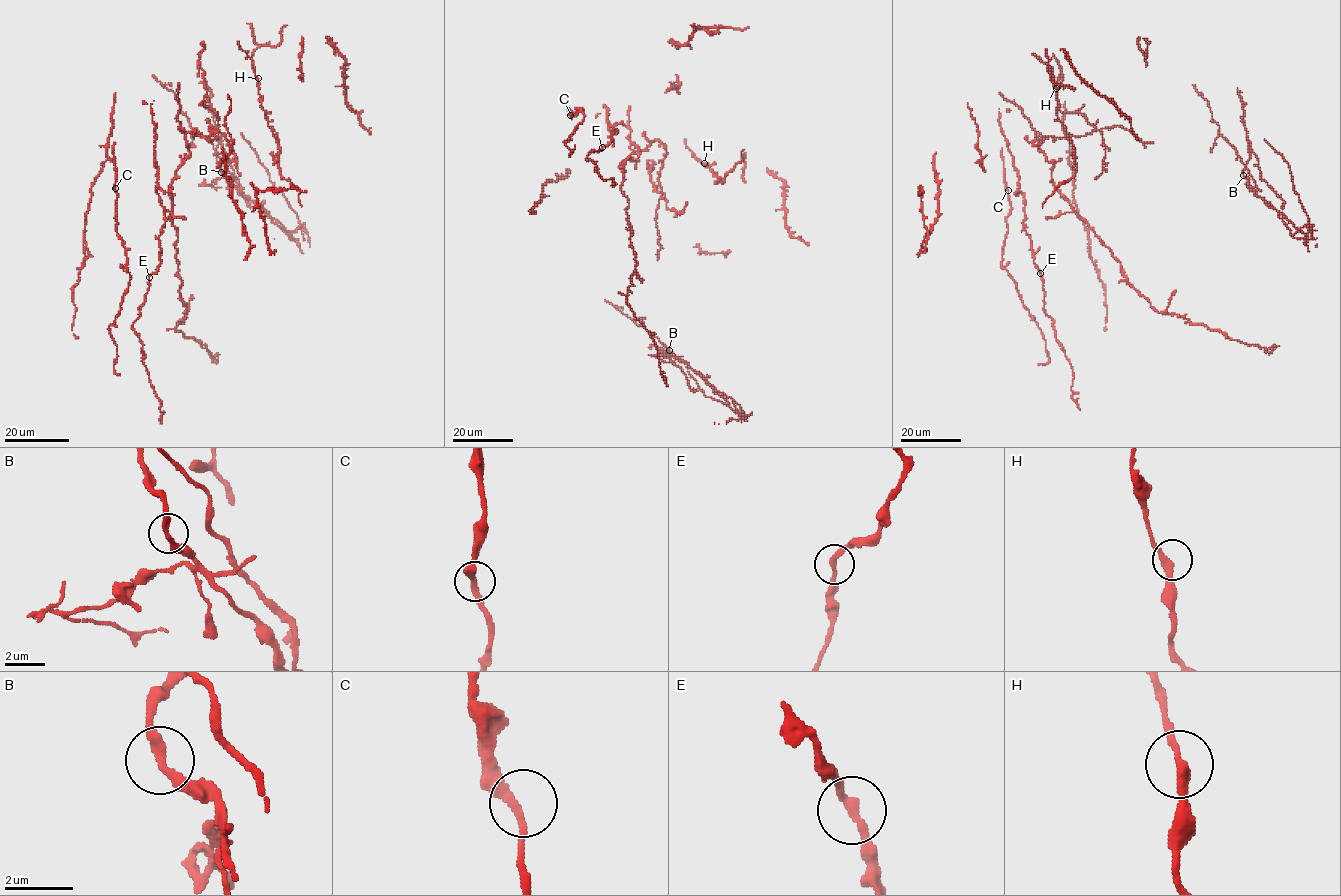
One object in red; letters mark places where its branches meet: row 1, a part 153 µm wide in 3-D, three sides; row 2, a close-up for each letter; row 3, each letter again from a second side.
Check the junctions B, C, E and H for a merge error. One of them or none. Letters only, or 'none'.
B

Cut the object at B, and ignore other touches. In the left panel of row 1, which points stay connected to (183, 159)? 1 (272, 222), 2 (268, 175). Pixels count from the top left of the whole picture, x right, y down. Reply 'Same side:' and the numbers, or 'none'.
Same side: none

